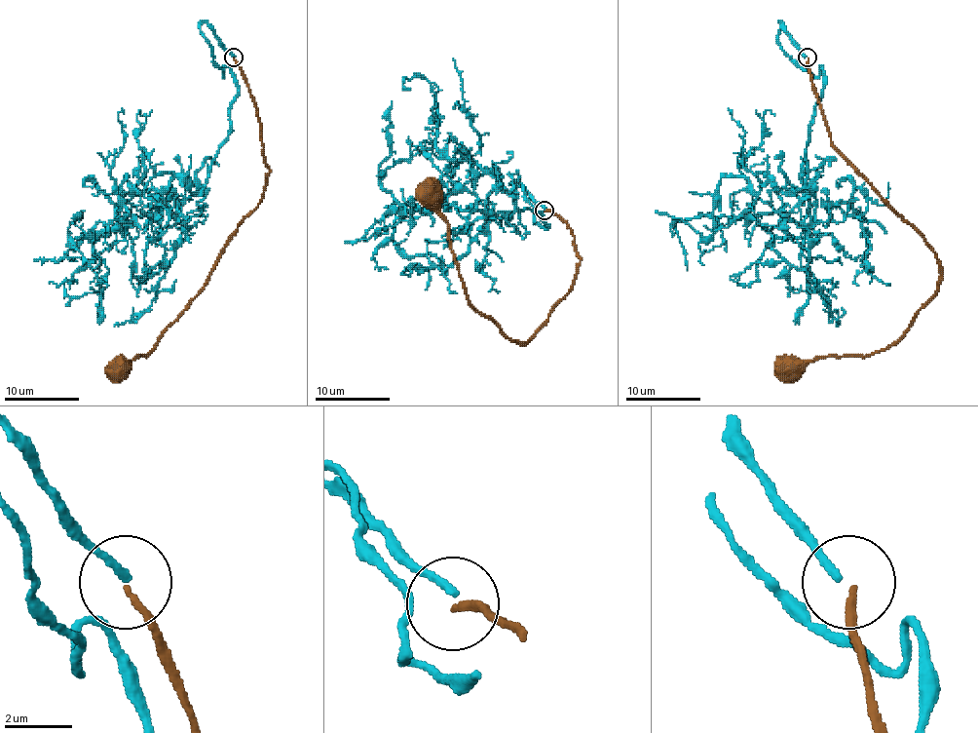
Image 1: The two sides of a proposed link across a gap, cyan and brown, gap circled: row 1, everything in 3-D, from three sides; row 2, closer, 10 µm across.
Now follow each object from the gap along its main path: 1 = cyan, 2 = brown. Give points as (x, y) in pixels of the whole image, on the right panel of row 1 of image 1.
1: (807, 56), (780, 22), (823, 69), (808, 177), (771, 177), (803, 220), (739, 170), (728, 108)
2: (808, 57), (830, 145), (923, 239), (940, 280), (895, 341), (864, 356), (821, 356), (791, 369)

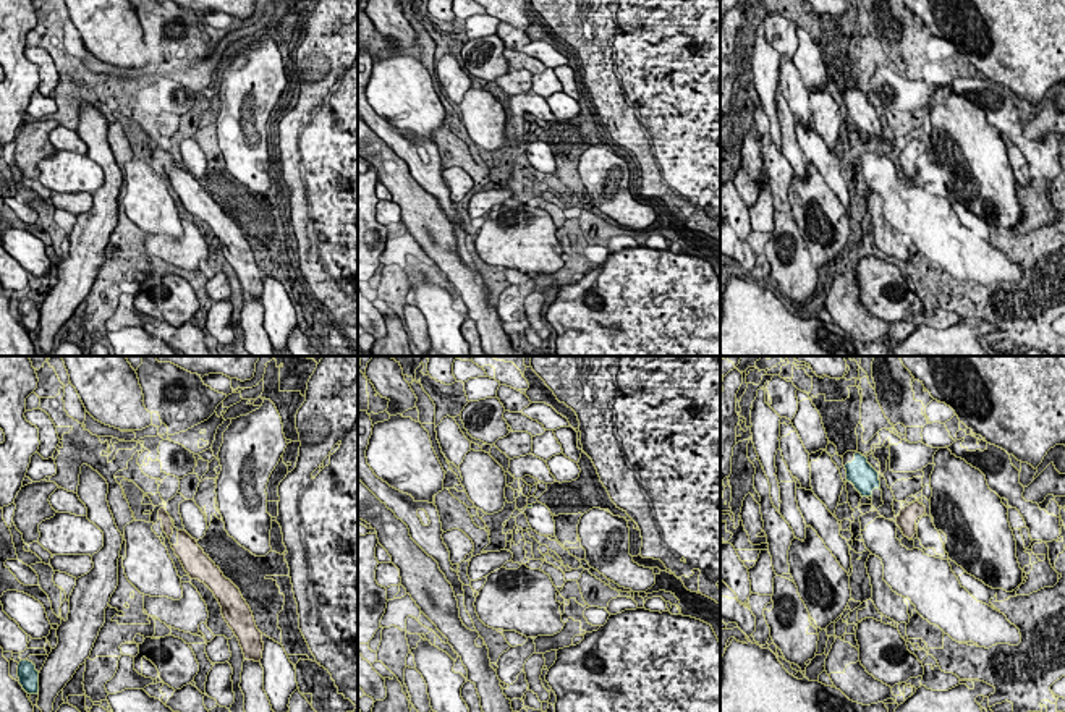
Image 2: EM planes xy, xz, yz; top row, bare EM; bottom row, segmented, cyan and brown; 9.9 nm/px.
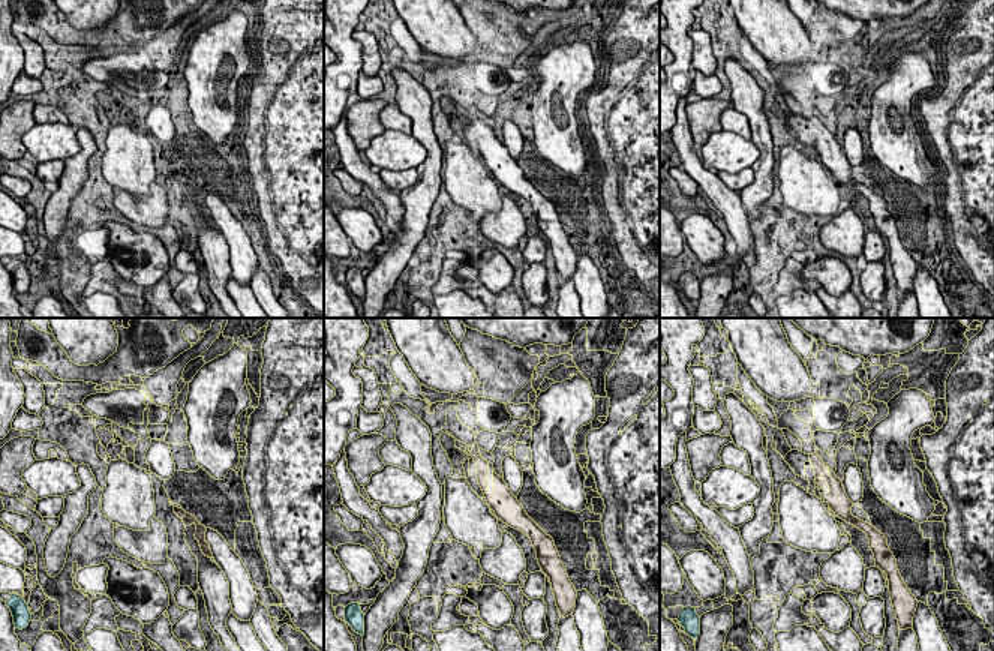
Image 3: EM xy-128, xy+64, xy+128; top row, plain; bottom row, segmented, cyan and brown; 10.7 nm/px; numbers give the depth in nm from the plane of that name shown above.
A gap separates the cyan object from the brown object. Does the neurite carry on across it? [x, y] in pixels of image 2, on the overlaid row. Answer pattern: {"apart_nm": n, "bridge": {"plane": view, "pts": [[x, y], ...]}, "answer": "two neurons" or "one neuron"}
{"apart_nm": 300, "bridge": {"plane": "yz", "pts": [[879, 487], [902, 508]]}, "answer": "two neurons"}

